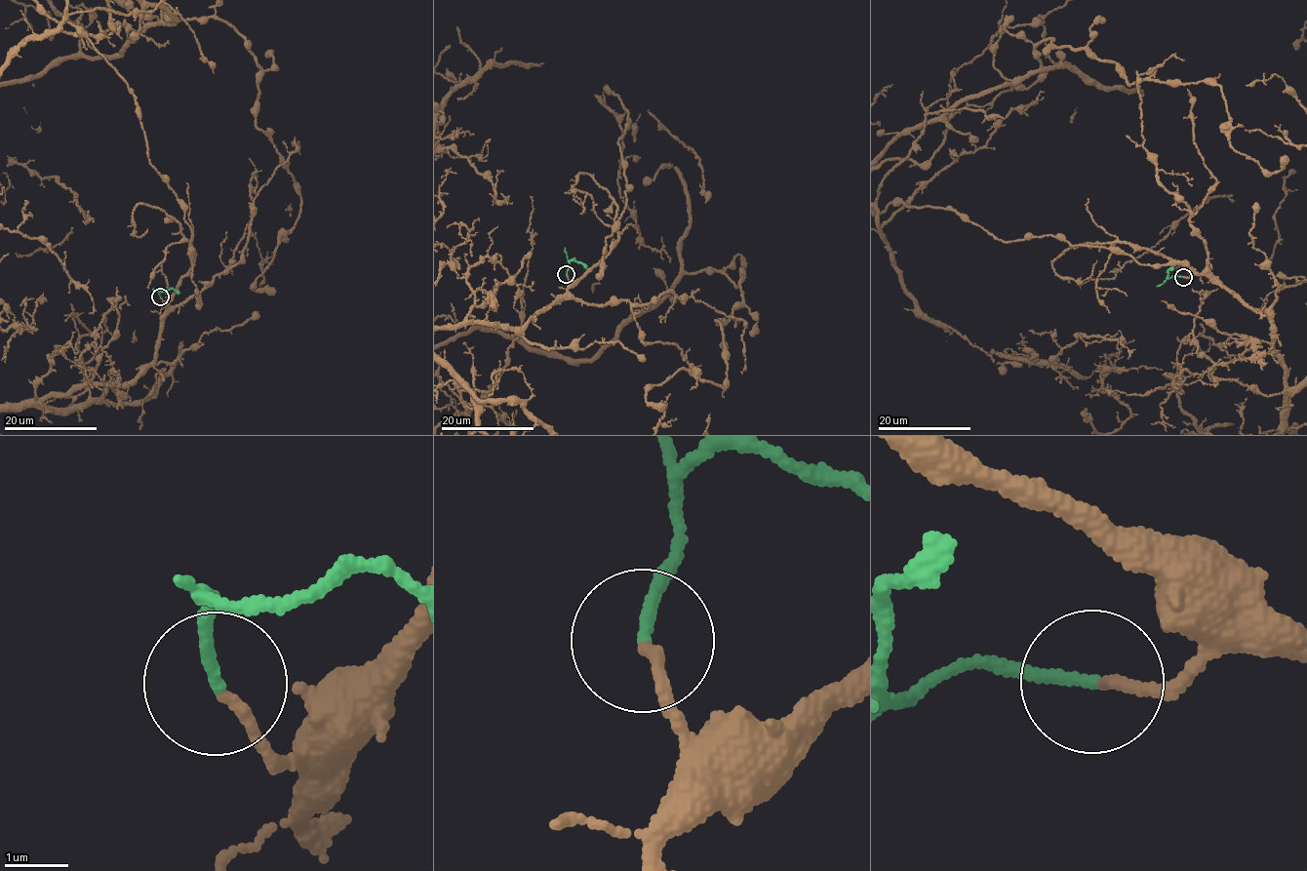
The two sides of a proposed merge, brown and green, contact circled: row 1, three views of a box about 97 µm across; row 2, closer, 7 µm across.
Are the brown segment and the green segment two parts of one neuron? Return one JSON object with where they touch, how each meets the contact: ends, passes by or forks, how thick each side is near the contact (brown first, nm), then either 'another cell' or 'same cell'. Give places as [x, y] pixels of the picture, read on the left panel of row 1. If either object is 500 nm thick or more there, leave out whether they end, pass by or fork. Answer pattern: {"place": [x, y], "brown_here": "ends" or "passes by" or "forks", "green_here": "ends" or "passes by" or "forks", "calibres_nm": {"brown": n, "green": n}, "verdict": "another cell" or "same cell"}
{"place": [160, 296], "brown_here": "ends", "green_here": "ends", "calibres_nm": {"brown": 170, "green": 170}, "verdict": "same cell"}

